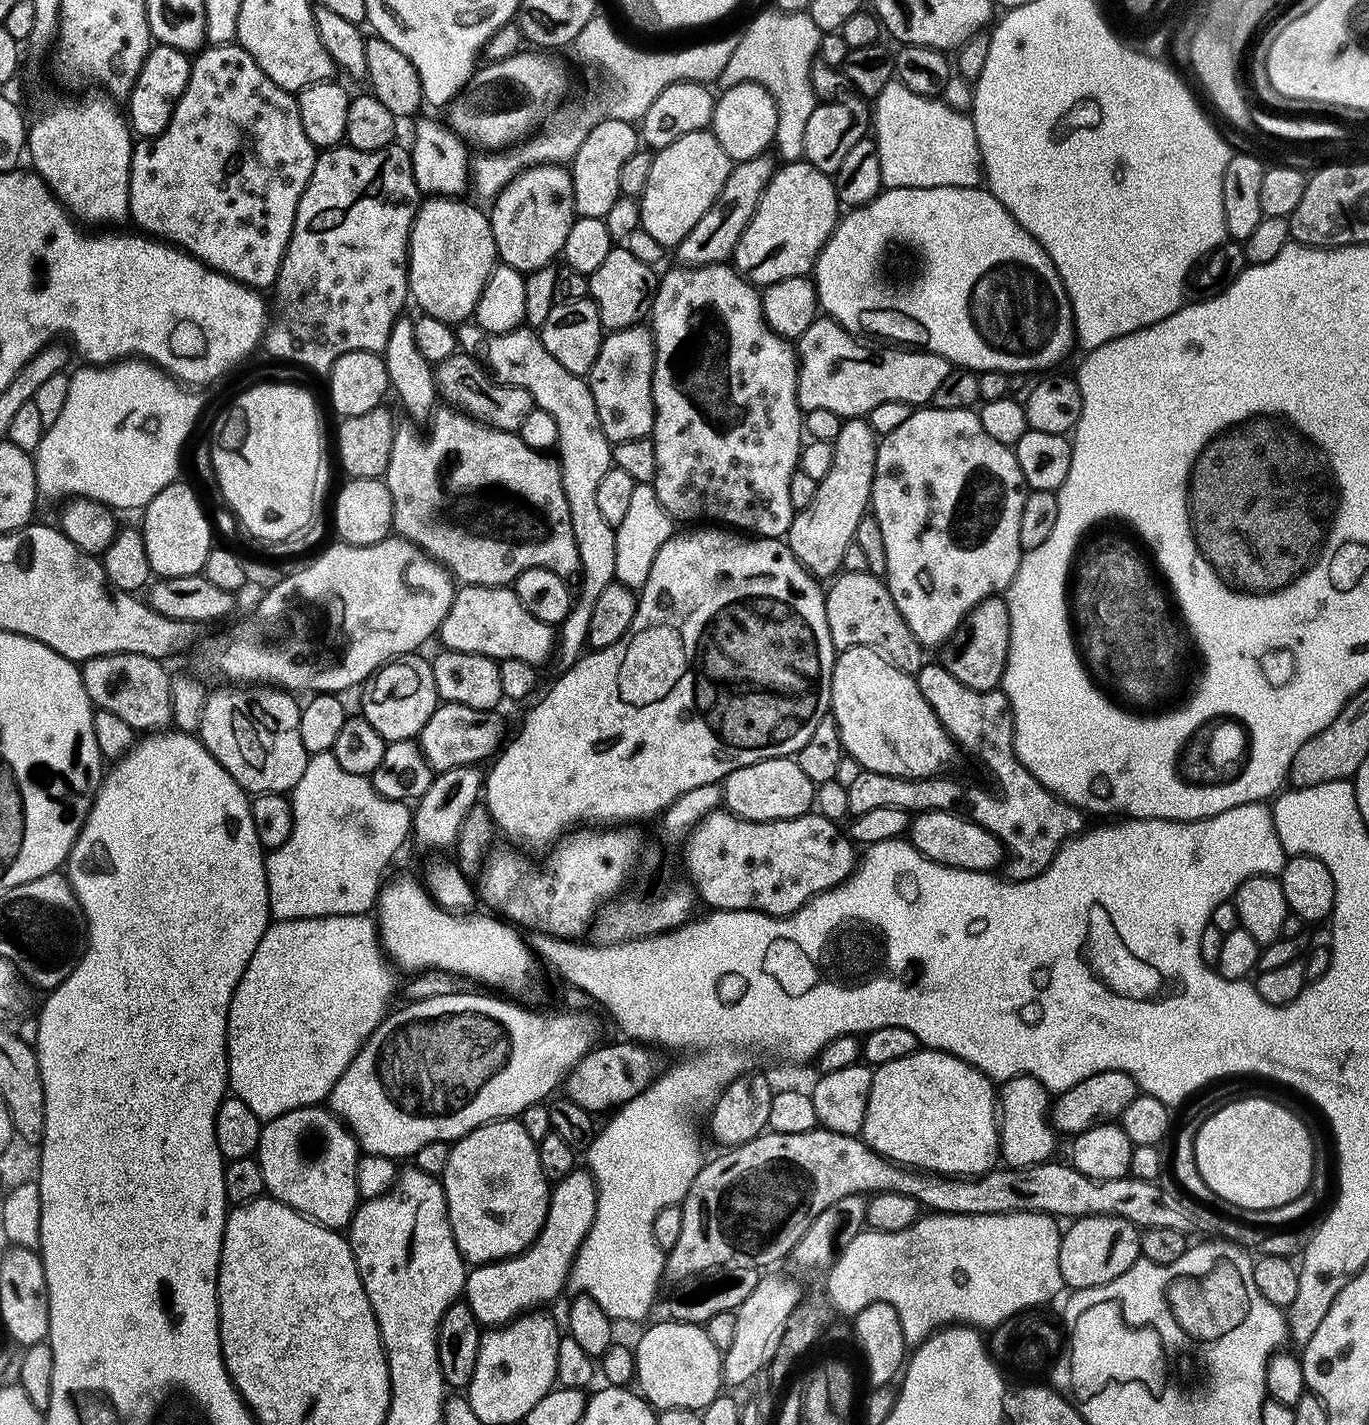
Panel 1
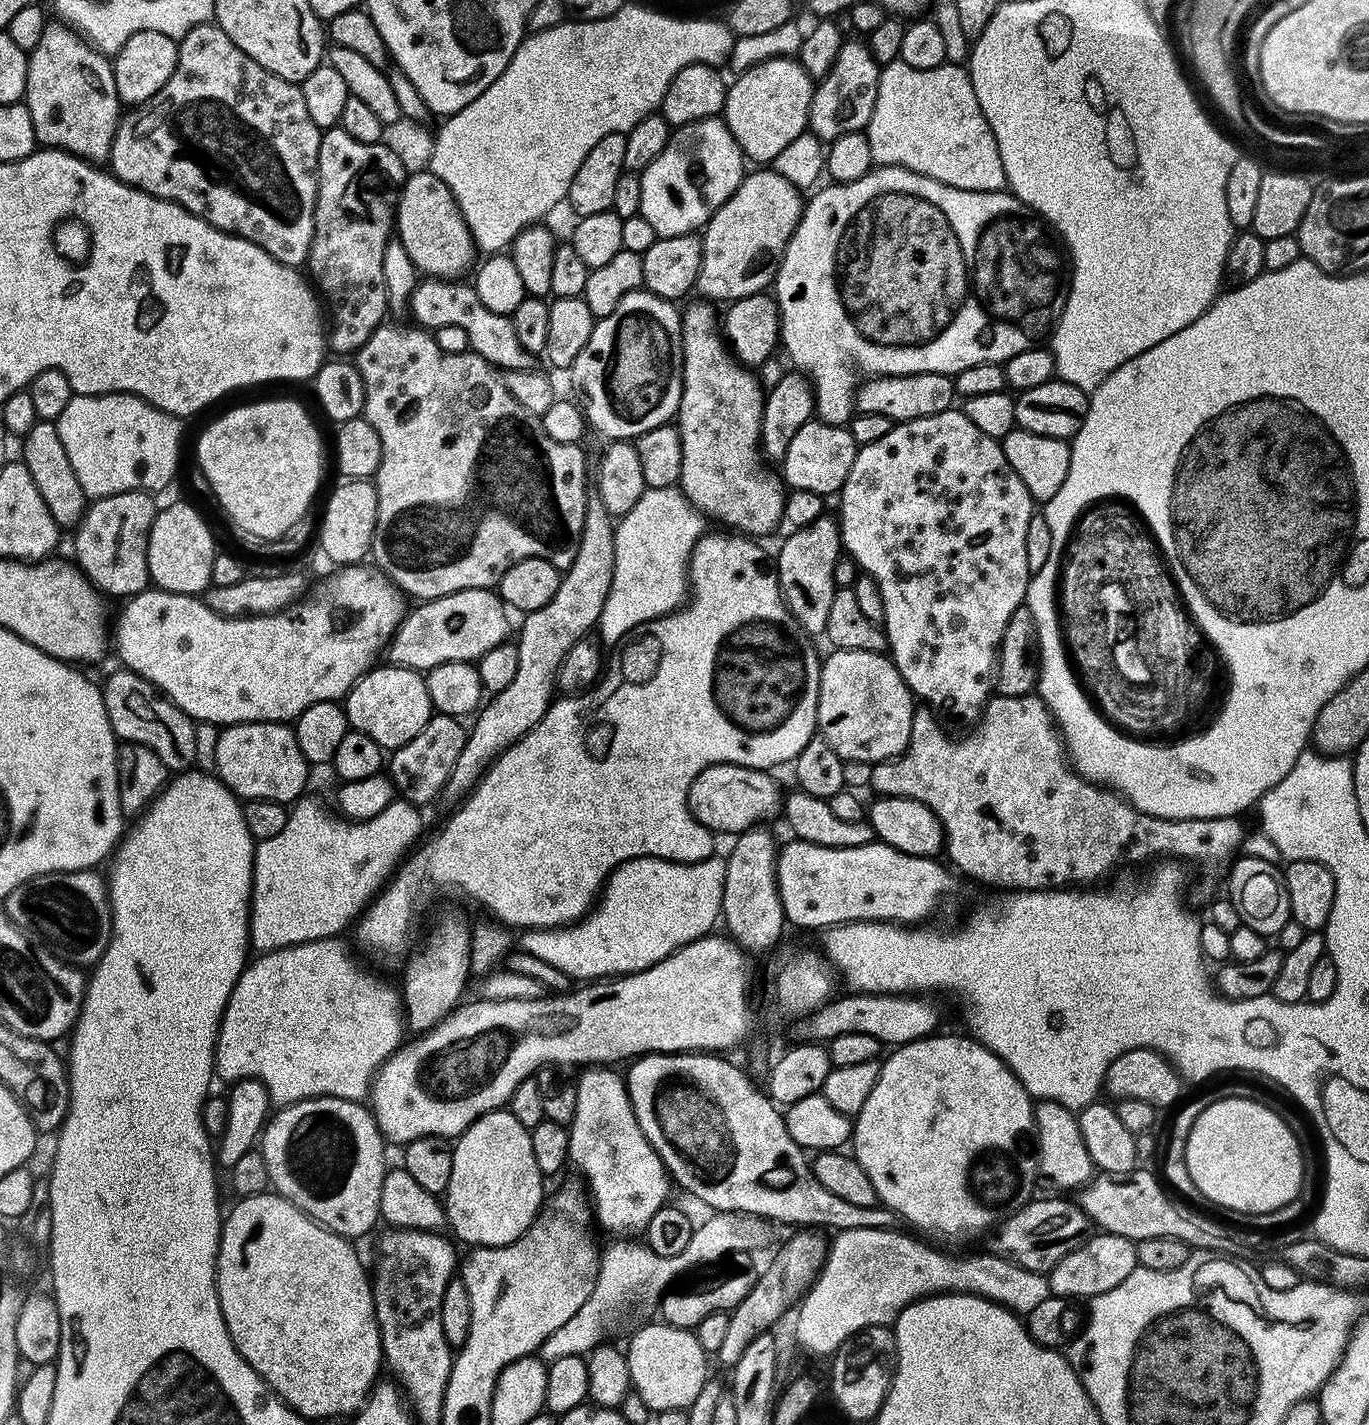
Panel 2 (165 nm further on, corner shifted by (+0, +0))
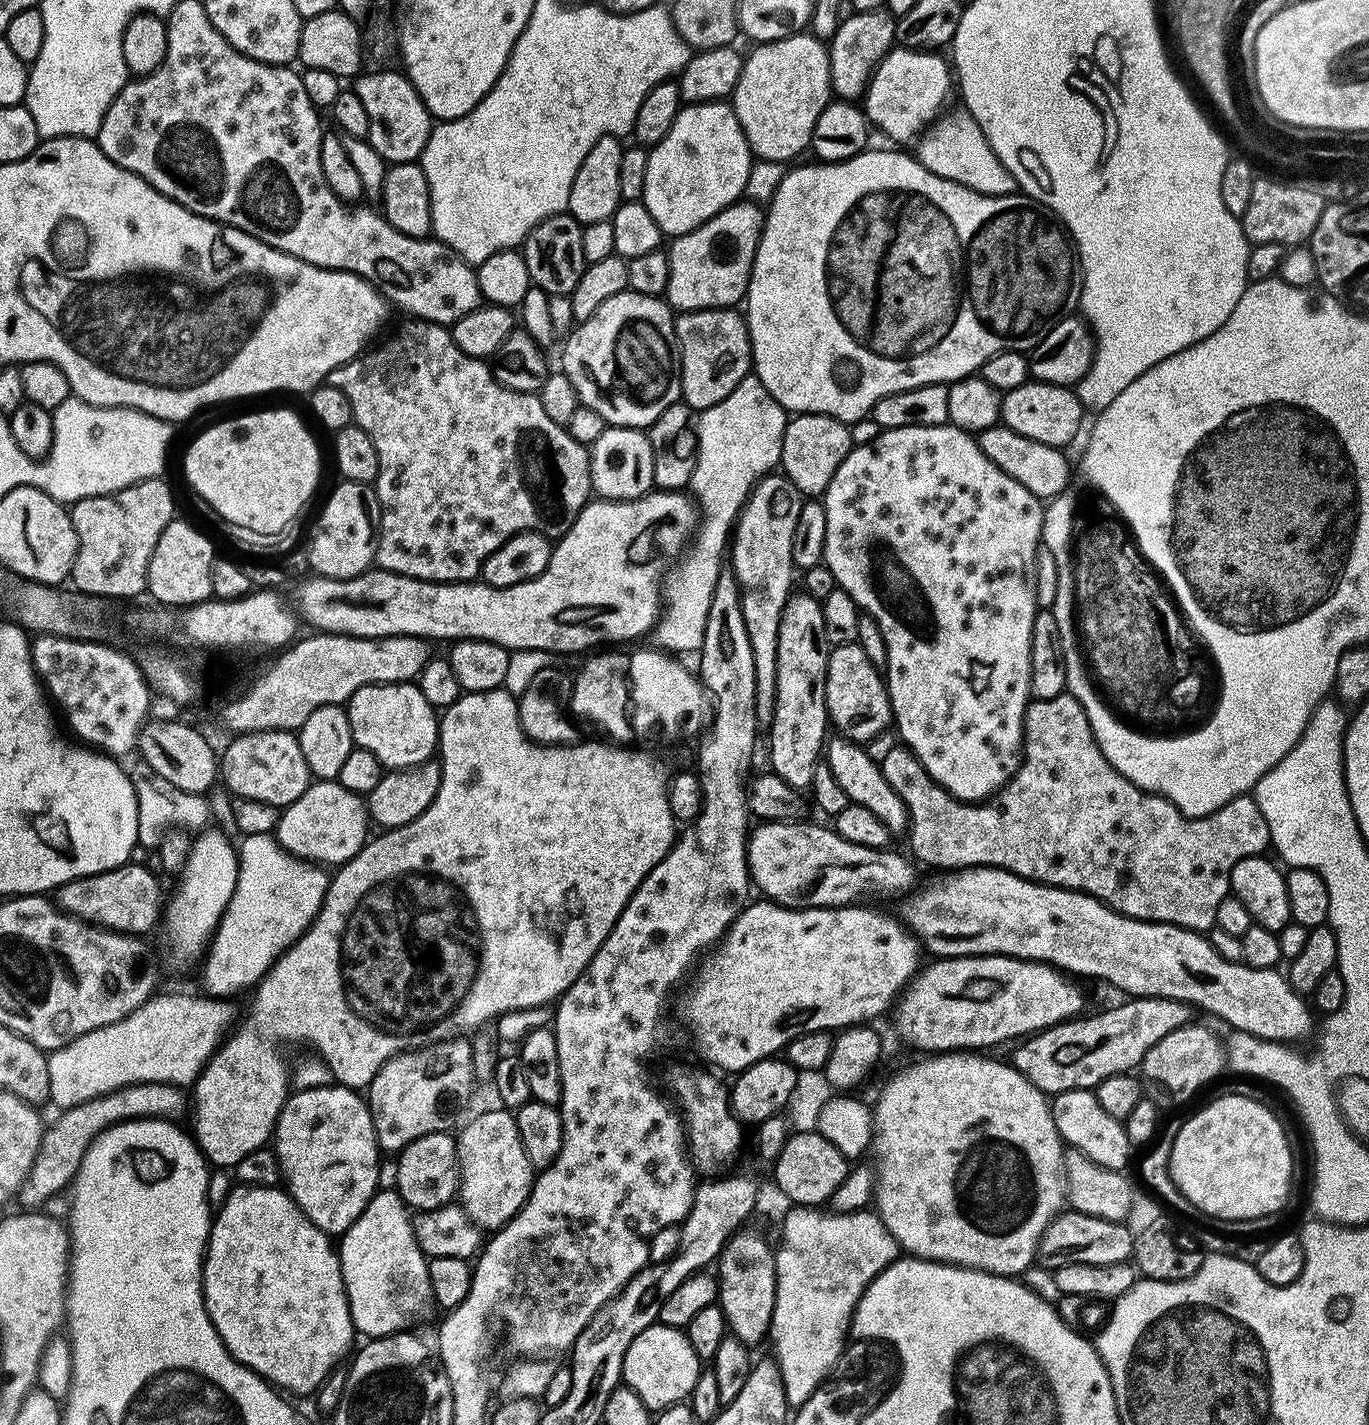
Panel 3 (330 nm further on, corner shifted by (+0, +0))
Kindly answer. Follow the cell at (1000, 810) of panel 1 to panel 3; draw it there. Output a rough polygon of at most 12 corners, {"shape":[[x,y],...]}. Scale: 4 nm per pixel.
{"shape":[[1067,694],[957,800],[879,766],[921,865],[1005,868],[1201,934],[1267,853],[1251,795],[1193,818],[1102,754]]}

